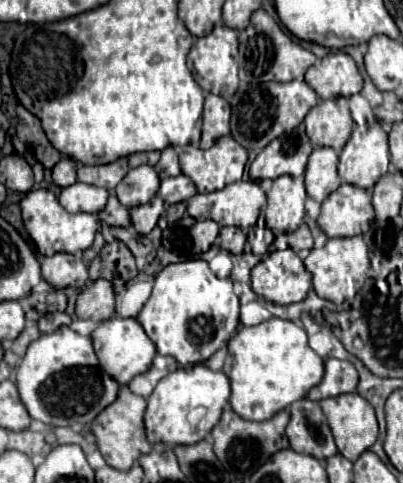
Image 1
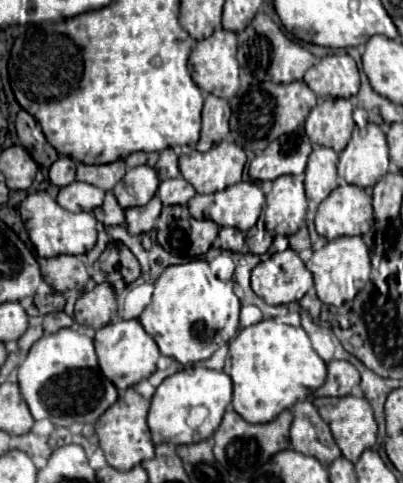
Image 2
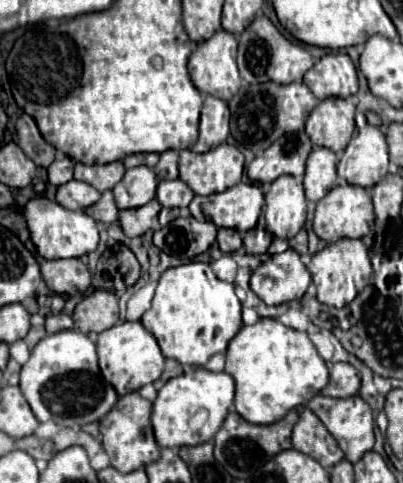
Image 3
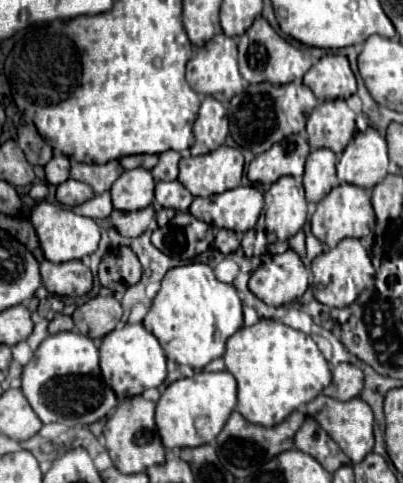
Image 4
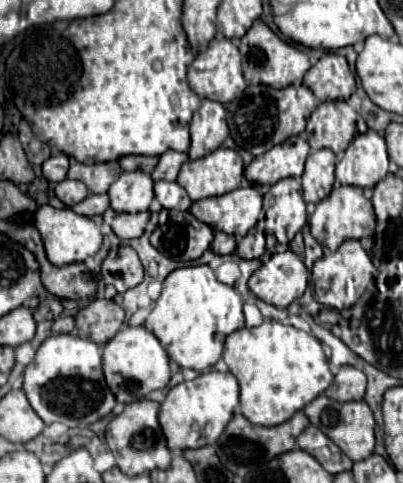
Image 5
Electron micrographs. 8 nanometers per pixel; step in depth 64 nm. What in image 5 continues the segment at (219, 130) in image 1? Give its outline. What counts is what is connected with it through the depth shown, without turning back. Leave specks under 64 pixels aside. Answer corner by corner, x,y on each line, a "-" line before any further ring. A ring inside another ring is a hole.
202,100
202,106
194,114
194,120
190,124
190,136
192,136
192,146
188,150
190,160
198,160
204,158
208,152
214,152
228,136
224,106
214,100

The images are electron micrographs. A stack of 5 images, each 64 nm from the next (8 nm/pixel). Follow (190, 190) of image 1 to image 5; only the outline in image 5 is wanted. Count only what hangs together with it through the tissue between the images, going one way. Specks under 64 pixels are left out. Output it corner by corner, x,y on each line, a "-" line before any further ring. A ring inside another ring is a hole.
154,182
154,194
166,210
188,210
192,204
186,190
178,182

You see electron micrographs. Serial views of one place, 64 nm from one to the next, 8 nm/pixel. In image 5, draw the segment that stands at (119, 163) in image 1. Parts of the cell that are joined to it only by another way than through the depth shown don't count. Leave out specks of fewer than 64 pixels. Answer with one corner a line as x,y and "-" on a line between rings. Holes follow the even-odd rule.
70,160
68,178
84,182
86,188
94,194
104,194
104,192
108,192
110,184
120,176
120,172
122,172
122,168
116,160
94,164
94,166
86,166
76,160

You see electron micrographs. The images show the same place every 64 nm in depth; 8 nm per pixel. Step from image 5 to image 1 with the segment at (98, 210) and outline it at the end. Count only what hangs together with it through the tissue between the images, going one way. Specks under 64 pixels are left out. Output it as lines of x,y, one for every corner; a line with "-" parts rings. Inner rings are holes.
114,194
108,198
108,204
104,206
104,210
98,212
98,218
110,226
122,226
122,228
130,226
130,210
124,208

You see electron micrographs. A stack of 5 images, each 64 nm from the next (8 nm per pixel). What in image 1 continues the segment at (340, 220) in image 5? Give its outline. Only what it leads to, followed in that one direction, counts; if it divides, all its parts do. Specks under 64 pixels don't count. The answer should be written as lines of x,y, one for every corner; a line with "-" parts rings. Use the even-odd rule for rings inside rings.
342,184
322,202
318,226
328,238
340,238
368,232
372,220
374,208
370,192
352,184

